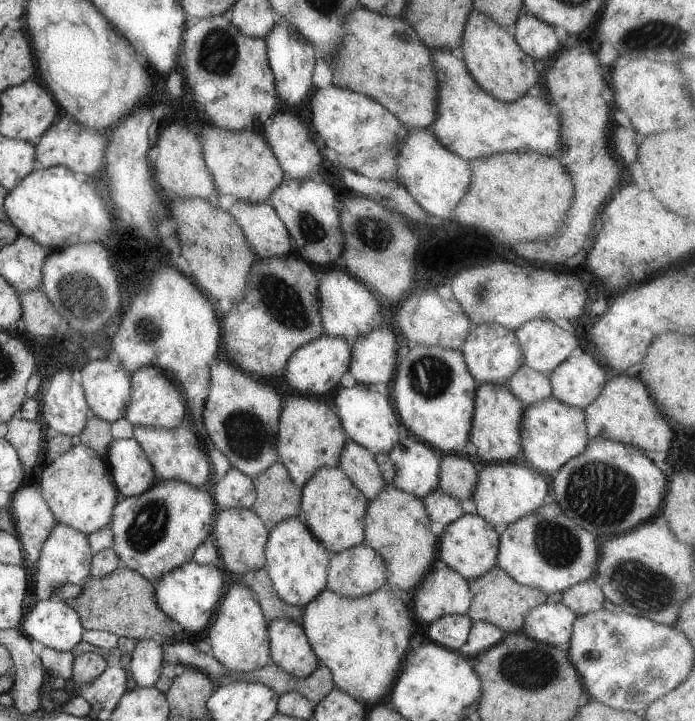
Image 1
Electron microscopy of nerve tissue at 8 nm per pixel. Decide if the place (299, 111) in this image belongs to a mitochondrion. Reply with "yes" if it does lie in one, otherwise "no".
no

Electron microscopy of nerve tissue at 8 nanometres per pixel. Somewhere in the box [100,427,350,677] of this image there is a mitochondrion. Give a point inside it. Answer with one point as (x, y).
(148, 527)

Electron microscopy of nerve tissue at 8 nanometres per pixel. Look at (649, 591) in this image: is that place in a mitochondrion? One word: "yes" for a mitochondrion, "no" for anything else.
yes

